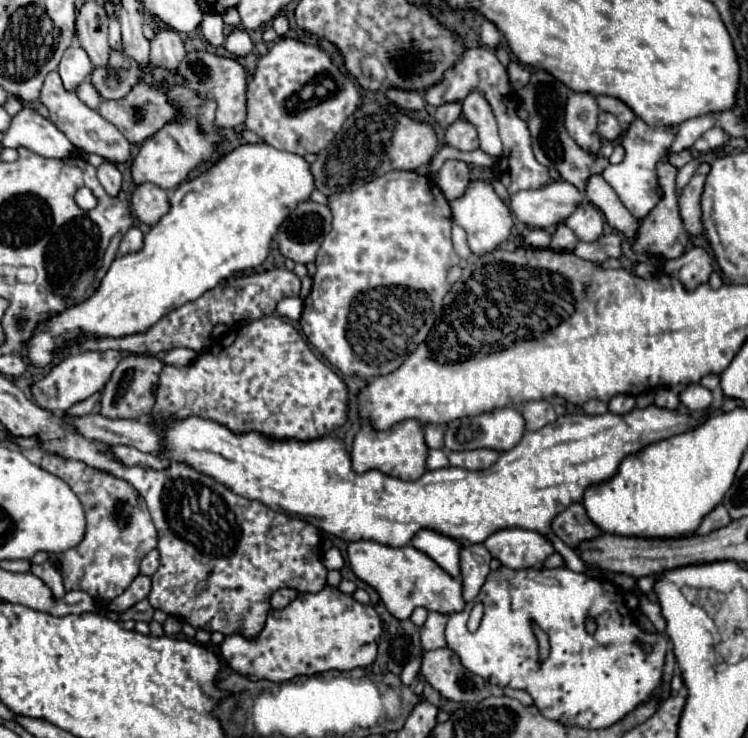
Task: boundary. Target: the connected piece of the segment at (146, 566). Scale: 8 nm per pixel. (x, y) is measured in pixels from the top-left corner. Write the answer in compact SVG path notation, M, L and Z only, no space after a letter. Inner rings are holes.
M153 549L153 551L141 561L141 575L151 577L151 575L157 571L157 567L159 567L159 551Z

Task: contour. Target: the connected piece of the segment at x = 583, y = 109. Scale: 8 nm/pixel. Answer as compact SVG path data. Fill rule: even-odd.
M571 93L565 107L565 129L585 151L597 153L601 137L597 135L599 107L591 93Z

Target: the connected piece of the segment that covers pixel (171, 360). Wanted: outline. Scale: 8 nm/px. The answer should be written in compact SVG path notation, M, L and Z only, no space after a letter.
M171 349L163 355L165 365L189 365L197 357L195 351L191 349Z

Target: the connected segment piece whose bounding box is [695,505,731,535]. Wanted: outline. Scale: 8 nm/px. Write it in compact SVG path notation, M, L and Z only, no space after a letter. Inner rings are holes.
M717 505L709 515L705 515L705 519L701 521L701 525L697 527L697 535L709 535L711 531L715 531L715 529L721 529L721 527L725 527L725 525L729 525L731 523L731 519L729 519L729 513L727 513L727 509L723 507L723 505Z

